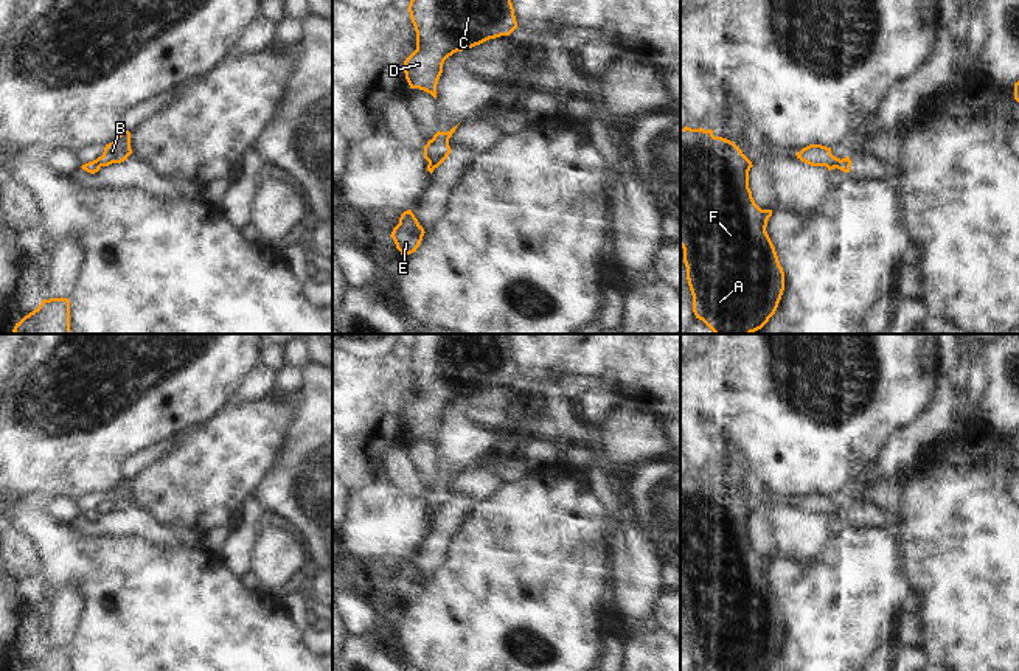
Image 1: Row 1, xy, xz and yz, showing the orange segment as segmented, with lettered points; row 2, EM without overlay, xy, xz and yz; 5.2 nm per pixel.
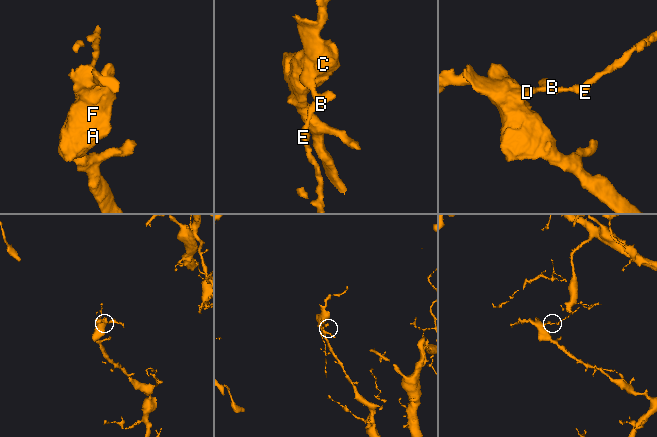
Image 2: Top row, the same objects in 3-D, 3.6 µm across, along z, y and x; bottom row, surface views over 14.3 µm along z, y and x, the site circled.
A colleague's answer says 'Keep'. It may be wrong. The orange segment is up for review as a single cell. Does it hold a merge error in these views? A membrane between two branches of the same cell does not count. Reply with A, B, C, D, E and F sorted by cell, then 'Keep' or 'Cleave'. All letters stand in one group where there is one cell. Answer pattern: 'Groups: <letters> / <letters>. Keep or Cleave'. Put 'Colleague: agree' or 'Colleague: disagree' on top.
Colleague: disagree
Groups: A B C D F / E. Cleave

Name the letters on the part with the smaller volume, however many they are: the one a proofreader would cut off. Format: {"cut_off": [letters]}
{"cut_off": ["E"]}

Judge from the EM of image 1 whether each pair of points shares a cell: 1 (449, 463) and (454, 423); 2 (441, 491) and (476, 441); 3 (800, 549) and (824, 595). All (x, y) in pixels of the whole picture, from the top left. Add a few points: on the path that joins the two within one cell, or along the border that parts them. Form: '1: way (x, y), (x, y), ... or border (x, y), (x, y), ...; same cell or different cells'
1: way (454, 454), (454, 432); same cell
2: way (443, 479), (443, 474), (463, 454); same cell
3: border (830, 536), (808, 561), (777, 555); different cells

